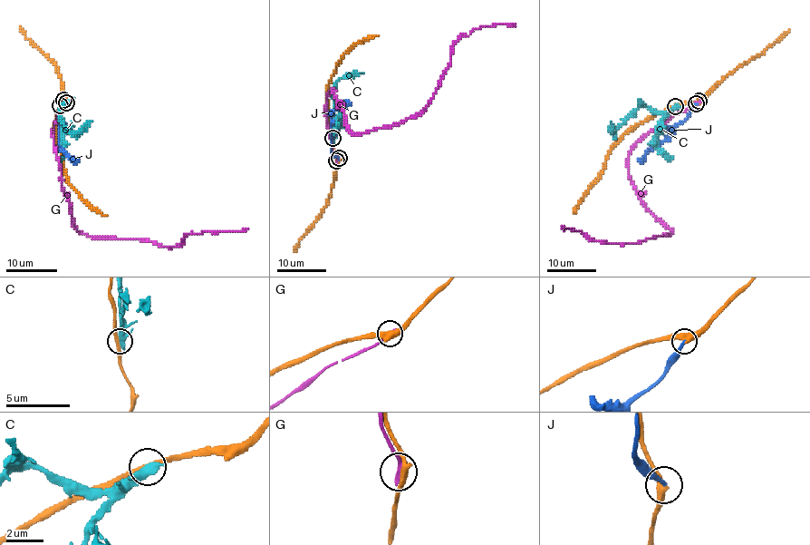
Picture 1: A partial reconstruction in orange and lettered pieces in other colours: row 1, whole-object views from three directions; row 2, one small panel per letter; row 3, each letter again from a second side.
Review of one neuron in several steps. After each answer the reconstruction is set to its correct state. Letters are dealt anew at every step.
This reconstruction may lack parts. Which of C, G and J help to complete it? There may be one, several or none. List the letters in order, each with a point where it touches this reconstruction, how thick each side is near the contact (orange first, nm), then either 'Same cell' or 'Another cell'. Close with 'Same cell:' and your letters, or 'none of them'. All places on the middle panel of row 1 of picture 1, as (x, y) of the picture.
C: Touches orange at (332, 138). Thickness 280 nm (orange) against 380 nm. Another cell
G: Touches orange at (336, 160). Thickness 440 nm (orange) against 300 nm. Another cell
J: Touches orange at (339, 158). Thickness 400 nm (orange) against 200 nm. Another cell
Same cell: none of them

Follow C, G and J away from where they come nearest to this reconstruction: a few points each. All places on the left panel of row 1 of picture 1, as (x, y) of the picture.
C: (61, 105), (61, 120), (72, 131), (78, 131), (92, 120)
G: (64, 100), (53, 143), (62, 189), (81, 233), (173, 247), (188, 233), (248, 228)
J: (67, 102), (59, 115), (59, 147), (78, 162)

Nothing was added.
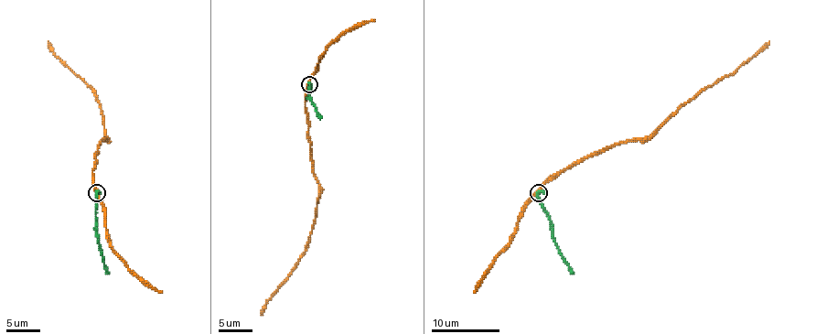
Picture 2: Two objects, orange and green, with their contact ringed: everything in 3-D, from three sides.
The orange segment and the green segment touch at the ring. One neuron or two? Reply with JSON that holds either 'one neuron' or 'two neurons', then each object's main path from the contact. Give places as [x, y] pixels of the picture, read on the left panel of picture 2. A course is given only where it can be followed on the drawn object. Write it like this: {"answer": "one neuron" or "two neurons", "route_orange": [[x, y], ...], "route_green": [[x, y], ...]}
{"answer": "two neurons", "route_orange": [[97, 192], [92, 170], [99, 145], [105, 137], [104, 119], [95, 93], [55, 54], [48, 41]], "route_green": [[97, 192], [97, 242], [107, 274]]}

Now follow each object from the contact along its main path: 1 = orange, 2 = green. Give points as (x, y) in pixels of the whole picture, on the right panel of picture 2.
1: (538, 192), (546, 182), (565, 170), (616, 145), (638, 137), (650, 137), (699, 93), (734, 73), (769, 41)
2: (538, 192), (538, 200), (550, 220), (553, 242), (574, 274)

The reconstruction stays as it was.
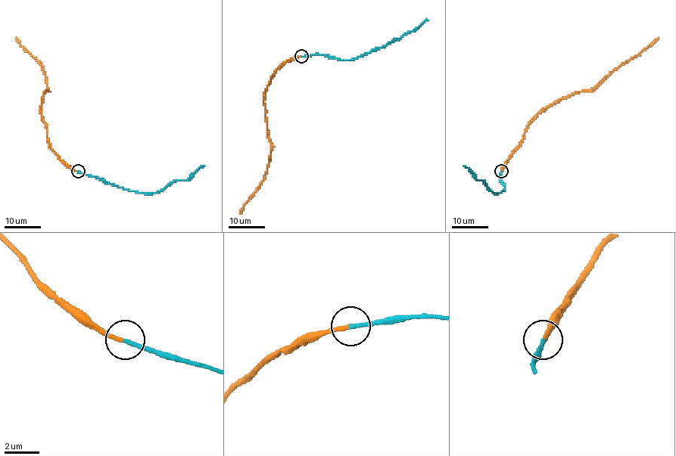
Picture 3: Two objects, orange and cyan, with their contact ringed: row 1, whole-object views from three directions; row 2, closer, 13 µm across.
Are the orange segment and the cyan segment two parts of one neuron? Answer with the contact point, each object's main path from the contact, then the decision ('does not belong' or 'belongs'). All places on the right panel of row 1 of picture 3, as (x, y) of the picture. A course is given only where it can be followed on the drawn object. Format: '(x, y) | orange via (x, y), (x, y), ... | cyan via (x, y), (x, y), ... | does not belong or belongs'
(501, 171) | orange via (500, 172), (522, 139), (526, 126), (538, 113), (562, 99), (594, 89), (609, 75), (639, 55), (658, 38) | cyan via (500, 172), (499, 177), (504, 189), (499, 193), (493, 193), (484, 181), (476, 179), (465, 165) | belongs

